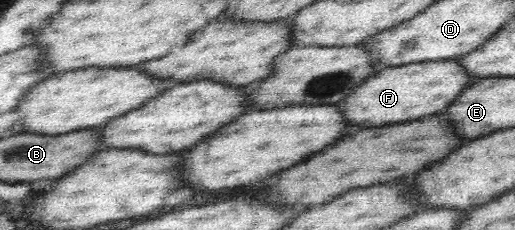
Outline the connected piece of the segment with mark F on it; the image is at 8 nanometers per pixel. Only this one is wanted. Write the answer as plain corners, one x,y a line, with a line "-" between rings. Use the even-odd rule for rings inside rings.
459,58
389,67
371,77
359,84
353,94
339,104
349,122
365,124
369,128
417,120
435,112
443,112
467,86
479,80
463,69

